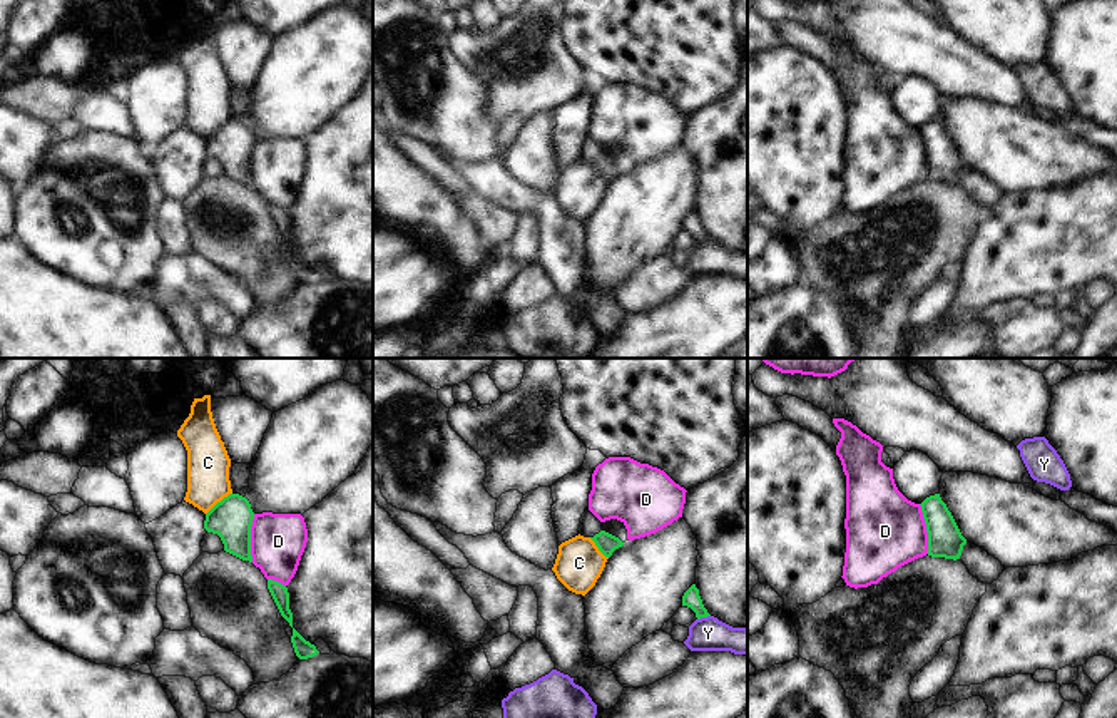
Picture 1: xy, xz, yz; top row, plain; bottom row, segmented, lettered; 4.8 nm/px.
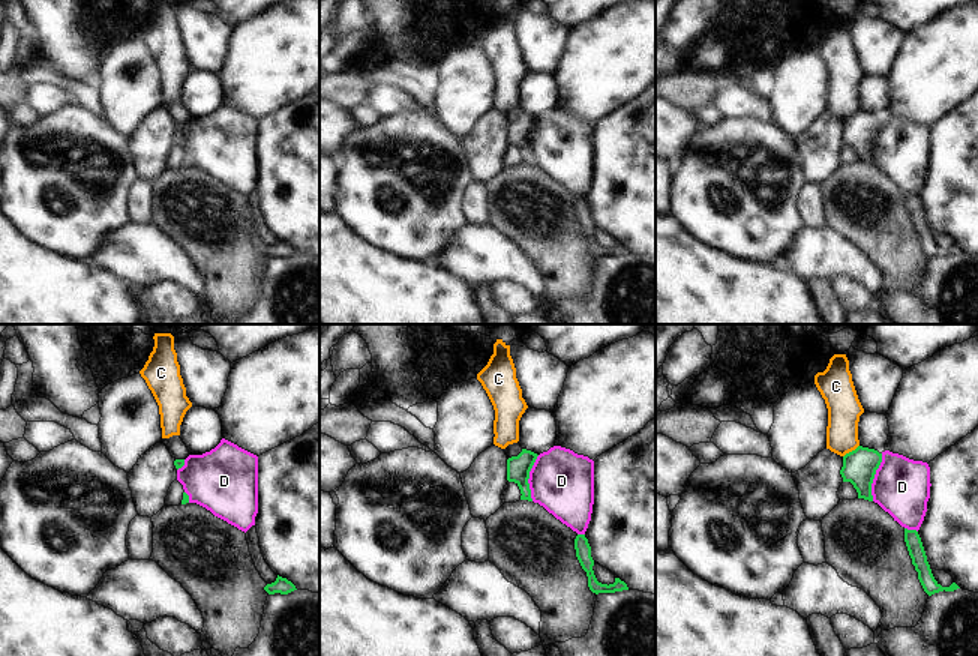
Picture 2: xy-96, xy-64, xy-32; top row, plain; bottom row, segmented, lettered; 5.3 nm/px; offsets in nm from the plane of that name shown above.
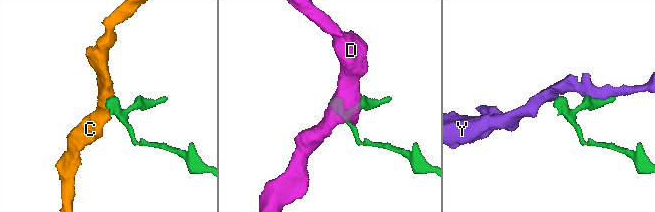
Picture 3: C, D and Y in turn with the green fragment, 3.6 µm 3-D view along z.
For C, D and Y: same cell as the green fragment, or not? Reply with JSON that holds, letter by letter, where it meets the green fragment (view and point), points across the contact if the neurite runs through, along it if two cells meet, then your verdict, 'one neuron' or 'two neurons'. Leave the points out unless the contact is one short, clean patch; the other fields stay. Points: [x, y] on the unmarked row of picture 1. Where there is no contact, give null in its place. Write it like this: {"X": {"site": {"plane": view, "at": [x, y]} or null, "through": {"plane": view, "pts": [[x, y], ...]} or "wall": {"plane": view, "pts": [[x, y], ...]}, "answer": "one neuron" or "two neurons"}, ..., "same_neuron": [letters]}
{"C": {"site": {"plane": "xy", "at": [218, 128]}, "wall": {"plane": "xy", "pts": [[231, 117], [206, 139]]}, "answer": "two neurons"}, "D": {"site": {"plane": "yz", "at": [927, 154]}, "answer": "two neurons"}, "Y": {"site": {"plane": "xz", "at": [703, 241]}, "wall": {"plane": "xz", "pts": [[709, 240], [698, 245]]}, "answer": "two neurons"}, "same_neuron": []}

